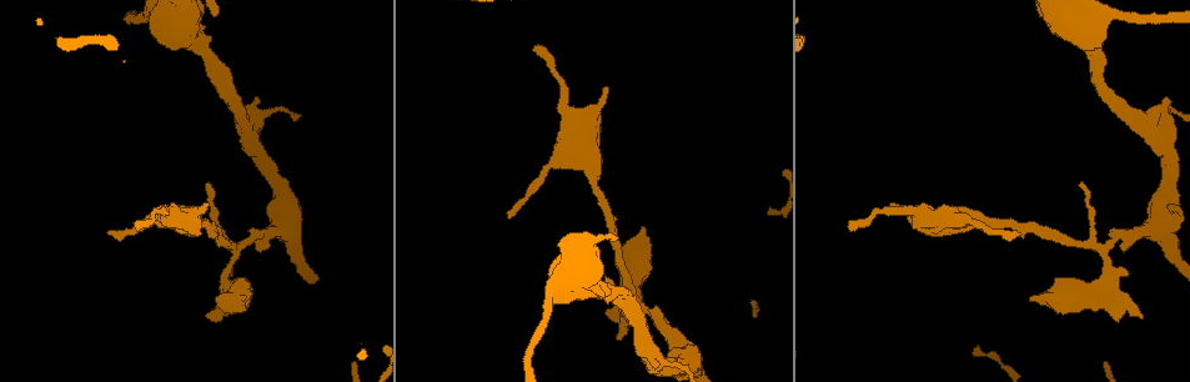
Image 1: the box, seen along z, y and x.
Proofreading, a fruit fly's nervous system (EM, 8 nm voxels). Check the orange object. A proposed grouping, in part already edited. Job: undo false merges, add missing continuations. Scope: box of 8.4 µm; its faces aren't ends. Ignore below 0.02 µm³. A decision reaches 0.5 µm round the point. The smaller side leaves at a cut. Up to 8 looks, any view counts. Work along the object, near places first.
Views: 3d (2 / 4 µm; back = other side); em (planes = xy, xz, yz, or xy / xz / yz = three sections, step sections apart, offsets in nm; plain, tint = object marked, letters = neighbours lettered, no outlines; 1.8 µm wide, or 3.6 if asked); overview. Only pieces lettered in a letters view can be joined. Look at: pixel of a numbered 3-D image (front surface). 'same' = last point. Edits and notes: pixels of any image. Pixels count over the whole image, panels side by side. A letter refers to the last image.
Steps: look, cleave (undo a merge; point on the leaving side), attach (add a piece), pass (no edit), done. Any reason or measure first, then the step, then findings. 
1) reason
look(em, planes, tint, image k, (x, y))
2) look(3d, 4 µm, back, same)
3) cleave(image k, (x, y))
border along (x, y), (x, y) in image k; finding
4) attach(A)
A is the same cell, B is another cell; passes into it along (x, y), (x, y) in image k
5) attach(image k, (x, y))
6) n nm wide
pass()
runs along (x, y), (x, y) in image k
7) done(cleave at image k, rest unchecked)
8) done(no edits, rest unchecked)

thick turns thin
look(em, xy, step 8, tint, image 1, (1098, 298))

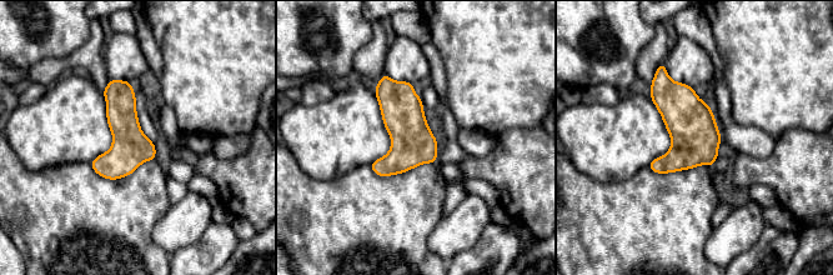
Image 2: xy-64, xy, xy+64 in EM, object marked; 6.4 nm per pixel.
look(em, xy, step 8, letters, same)

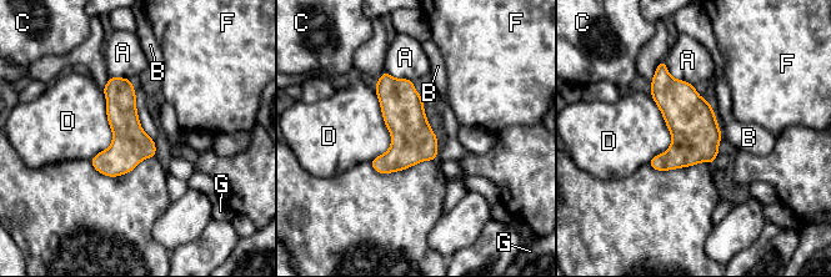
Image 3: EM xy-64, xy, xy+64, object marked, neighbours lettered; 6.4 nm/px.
240 nm wide; D touches over 480 nm
pass()
A, B, C, D, F and G are other cells; one neuron here

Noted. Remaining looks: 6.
branch point
look(em, planes, letters, image 1, (690, 357))

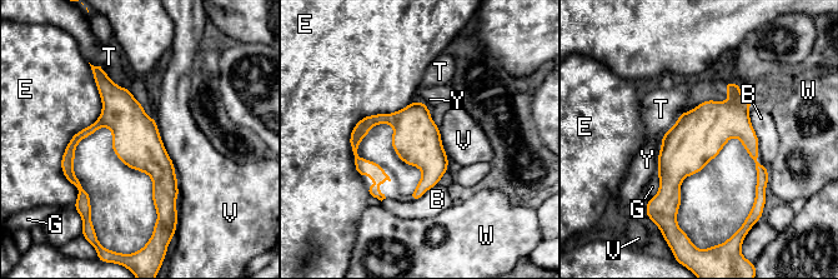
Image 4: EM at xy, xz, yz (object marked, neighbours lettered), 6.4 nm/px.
pass()
B, E, G, T, V, W and Y are other cells; border along (154, 119), (172, 163), (180, 193) in image 4; one neuron here

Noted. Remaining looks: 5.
thin end
look(3d, 4 µm, back, image 1, (136, 222))

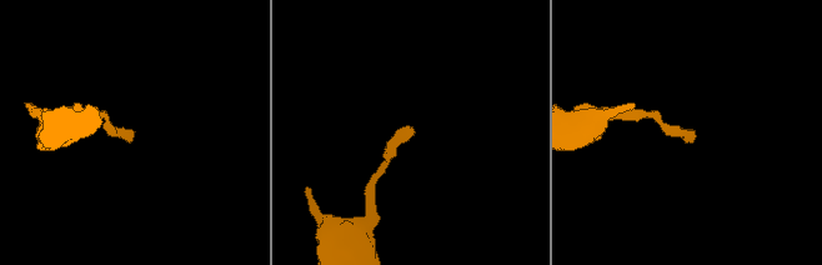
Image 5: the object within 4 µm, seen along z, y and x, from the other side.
look(em, planes, letters, image 5, (408, 127))

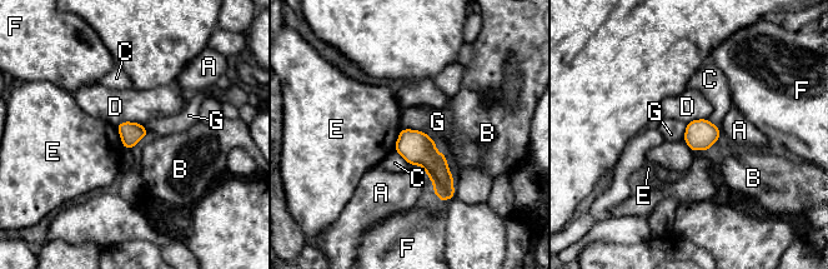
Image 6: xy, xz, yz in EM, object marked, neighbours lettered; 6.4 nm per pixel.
pass()
A, B, C, D, E, F and G are other cells; border along (401, 128), (418, 129), (427, 133) in image 6; no lettered piece goes on from it

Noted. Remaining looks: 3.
done(no edits, rest unchecked)

